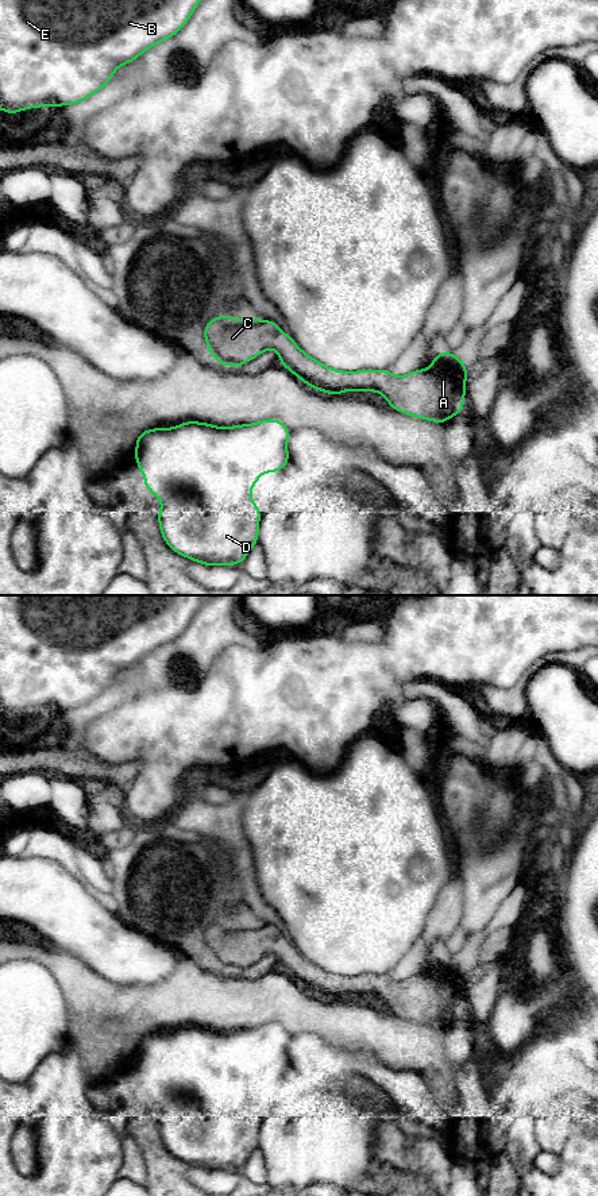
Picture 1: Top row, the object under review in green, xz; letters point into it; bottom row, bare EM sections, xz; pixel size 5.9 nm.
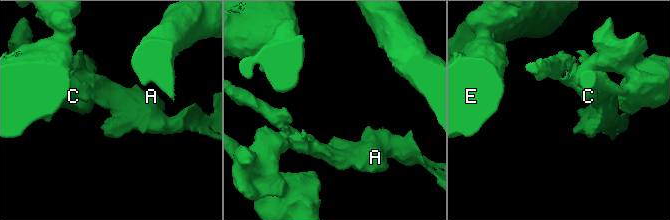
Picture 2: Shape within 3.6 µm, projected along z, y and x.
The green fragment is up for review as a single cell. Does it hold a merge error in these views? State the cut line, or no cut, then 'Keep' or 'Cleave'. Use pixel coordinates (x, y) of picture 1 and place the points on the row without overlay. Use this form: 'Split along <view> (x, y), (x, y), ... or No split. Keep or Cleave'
No split. Keep

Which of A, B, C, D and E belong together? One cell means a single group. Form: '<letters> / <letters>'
A B C D E

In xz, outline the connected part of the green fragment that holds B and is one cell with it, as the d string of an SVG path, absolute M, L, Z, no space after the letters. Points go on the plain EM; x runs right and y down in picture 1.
M0 595L0 715L81 707L105 691L117 672L174 641L205 595Z

